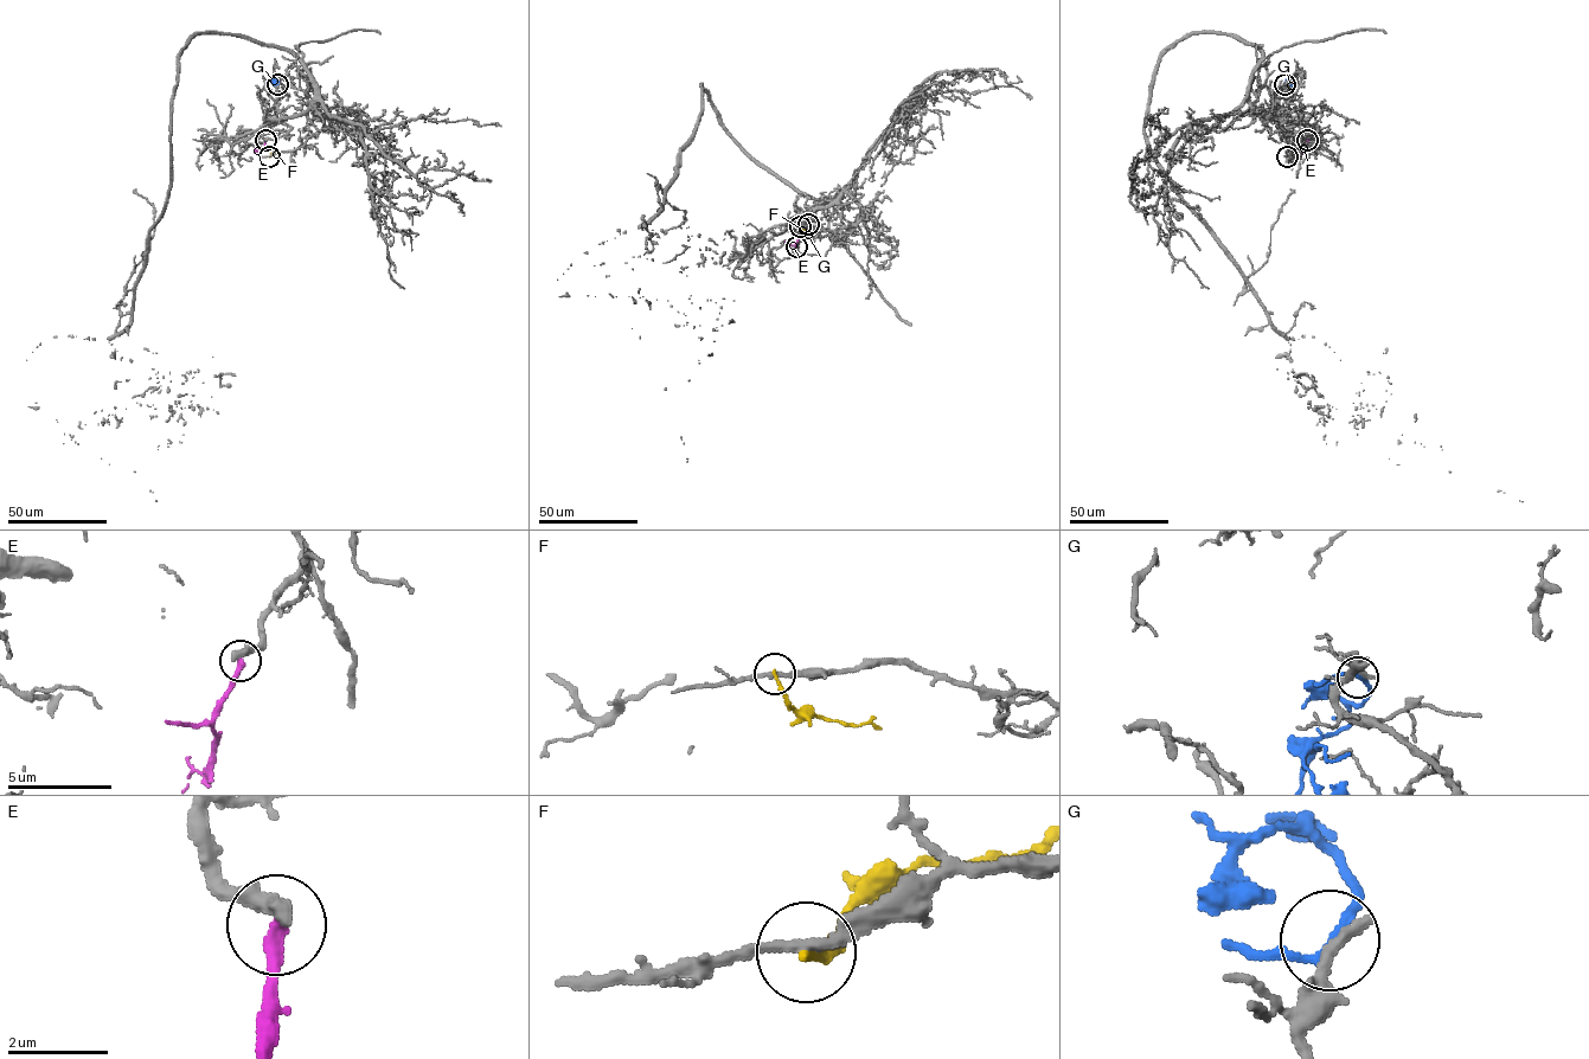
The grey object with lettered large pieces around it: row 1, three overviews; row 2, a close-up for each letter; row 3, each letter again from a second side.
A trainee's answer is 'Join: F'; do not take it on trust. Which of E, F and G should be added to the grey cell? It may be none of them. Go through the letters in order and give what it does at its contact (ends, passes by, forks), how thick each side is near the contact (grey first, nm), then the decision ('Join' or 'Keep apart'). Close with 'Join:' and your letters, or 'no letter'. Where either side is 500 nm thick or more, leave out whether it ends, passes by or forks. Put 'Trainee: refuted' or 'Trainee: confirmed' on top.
Trainee: refuted
E: It ends there. Thickness 440 nm (grey) against 280 nm. Keep apart
F: It ends there. Thickness 220 nm (grey) against 190 nm. Keep apart
G: It passes by. Thickness 280 nm (grey) against 190 nm. Keep apart
Join: no letter

